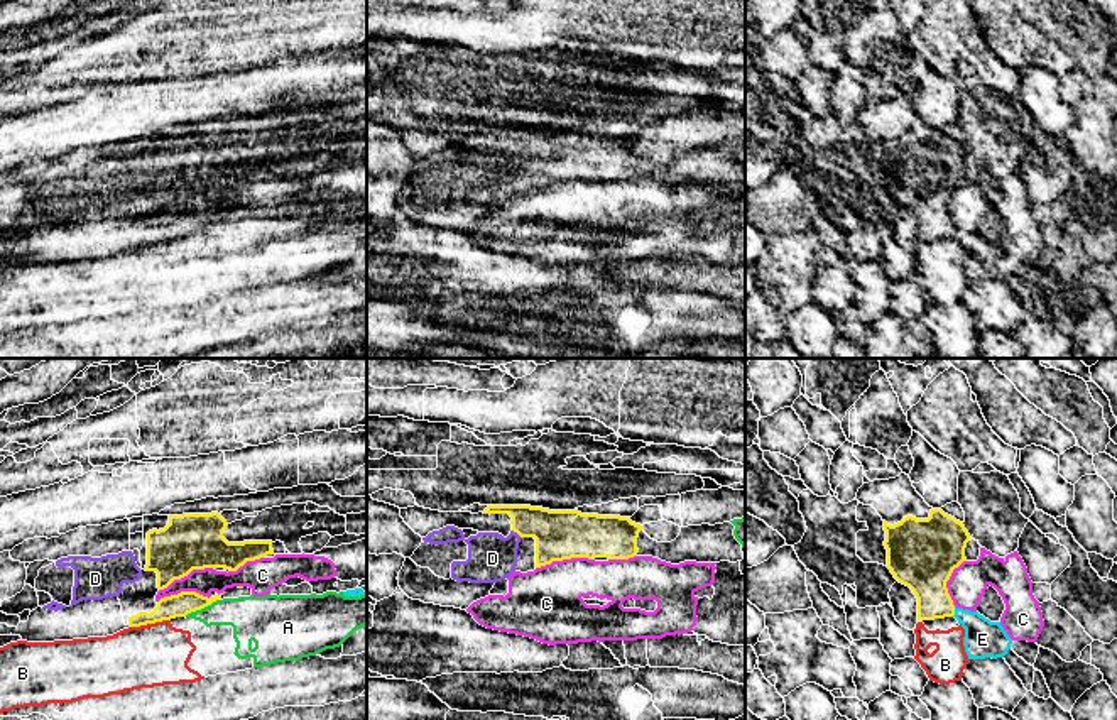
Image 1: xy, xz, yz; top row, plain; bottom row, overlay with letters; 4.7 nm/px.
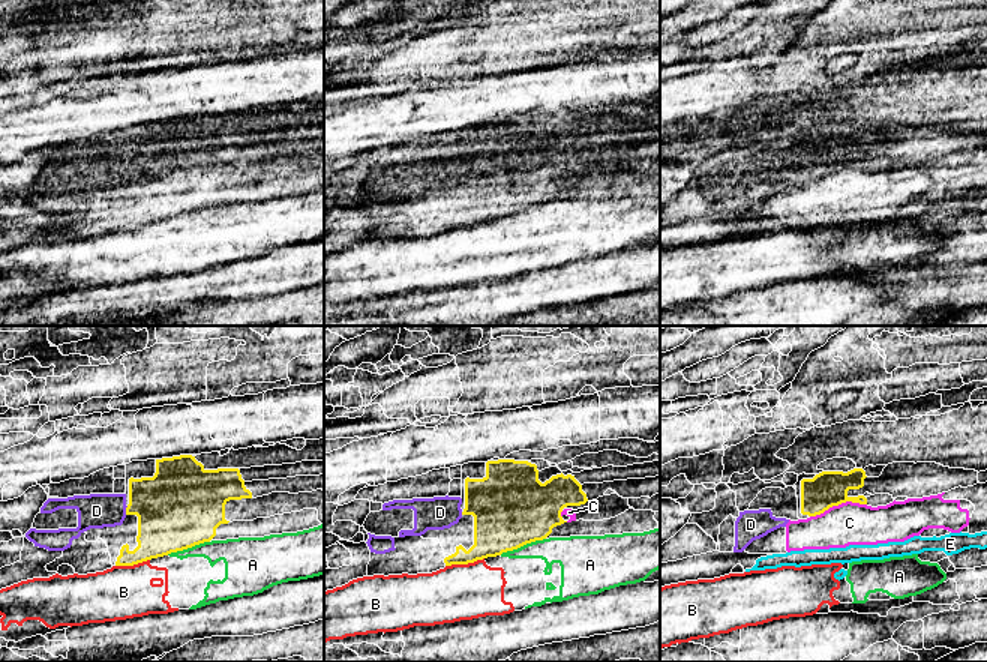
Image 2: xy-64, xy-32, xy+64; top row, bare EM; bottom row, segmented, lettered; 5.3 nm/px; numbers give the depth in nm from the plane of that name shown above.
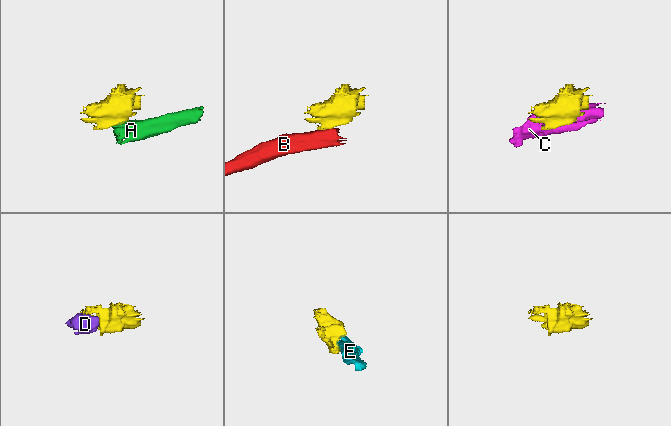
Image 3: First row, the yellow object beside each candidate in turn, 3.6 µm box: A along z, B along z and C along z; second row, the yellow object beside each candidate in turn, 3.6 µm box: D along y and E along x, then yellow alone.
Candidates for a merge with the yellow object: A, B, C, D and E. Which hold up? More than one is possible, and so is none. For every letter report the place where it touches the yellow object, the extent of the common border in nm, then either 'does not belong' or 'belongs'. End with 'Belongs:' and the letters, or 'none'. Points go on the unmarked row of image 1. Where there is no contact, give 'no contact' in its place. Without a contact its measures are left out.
A: xy (201, 229) | 190 nm | does not belong
B: xy (149, 244) | 200 nm | does not belong
C: xy (186, 196) | 300 nm | does not belong
D: xz (517, 154) | 60 nm | belongs
E: yz (953, 234) | 50 nm | does not belong
Belongs: D

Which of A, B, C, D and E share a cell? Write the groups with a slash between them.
A B / C E / D

